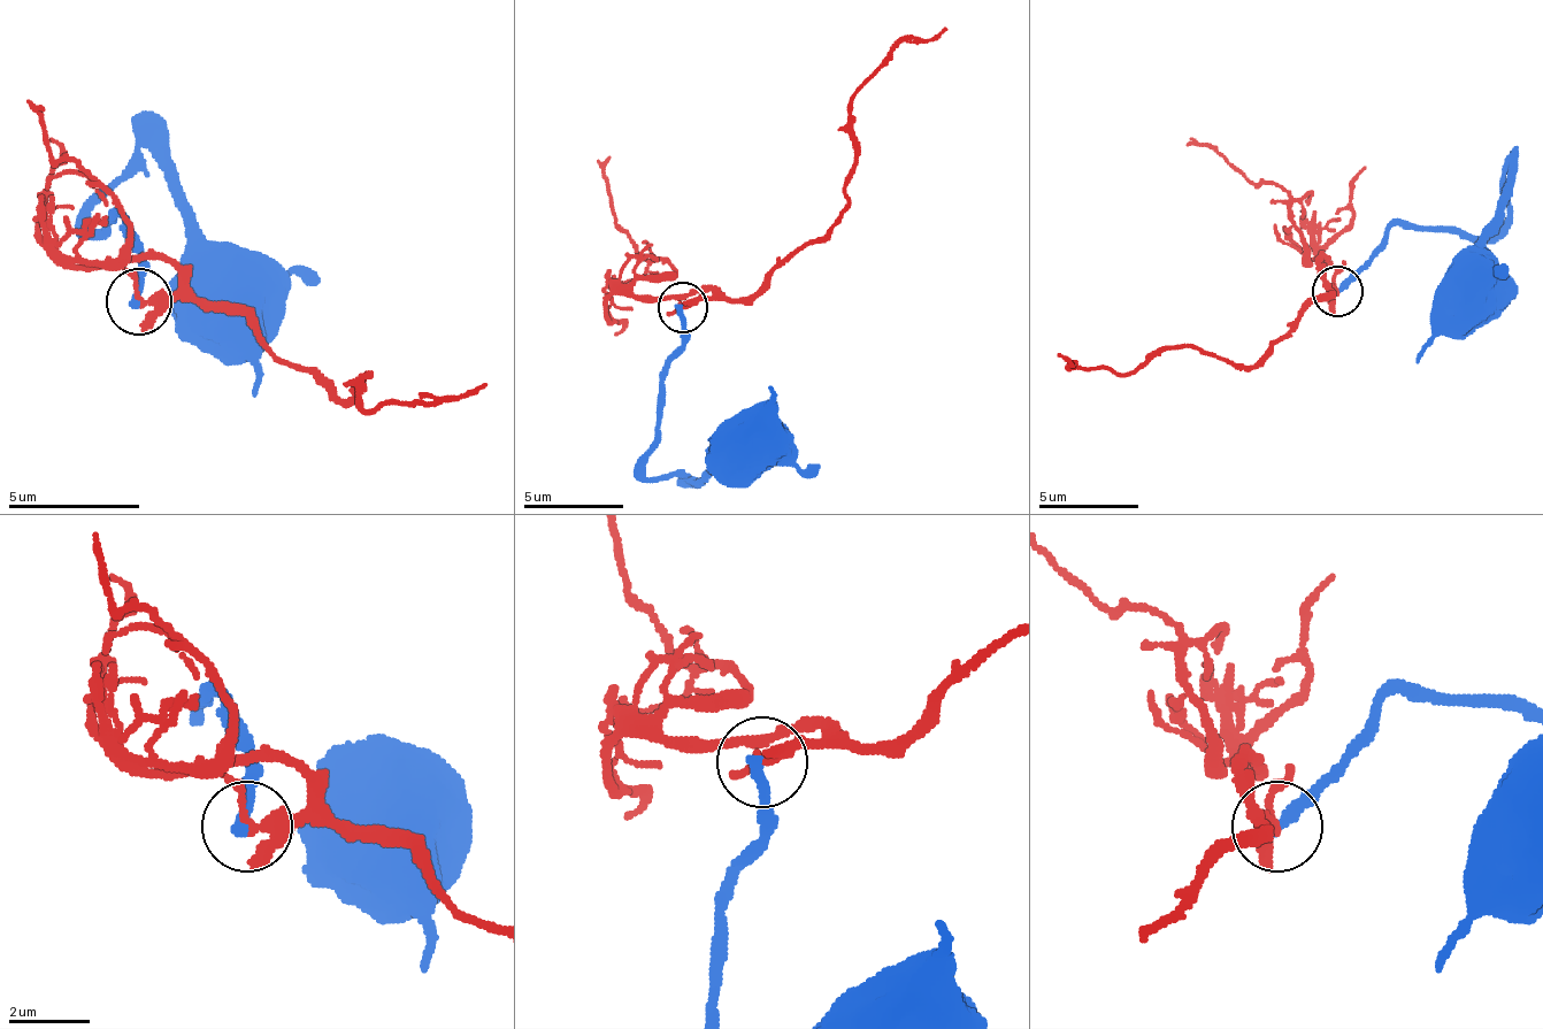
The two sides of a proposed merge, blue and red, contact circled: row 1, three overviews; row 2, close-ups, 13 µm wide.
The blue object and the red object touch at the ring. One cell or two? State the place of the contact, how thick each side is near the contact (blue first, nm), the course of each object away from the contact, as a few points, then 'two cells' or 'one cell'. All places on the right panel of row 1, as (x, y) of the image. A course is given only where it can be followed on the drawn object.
at (1337, 291); 320 nm thick on the blue side, 180 nm on the other; blue runs (1336, 292), (1391, 227), (1481, 237), (1506, 217), (1511, 182), (1486, 252), (1461, 282), (1471, 292); red runs (1336, 292), (1326, 292), (1251, 367), (1196, 347), (1161, 347), (1121, 373), (1071, 362), (1061, 352); two cells

